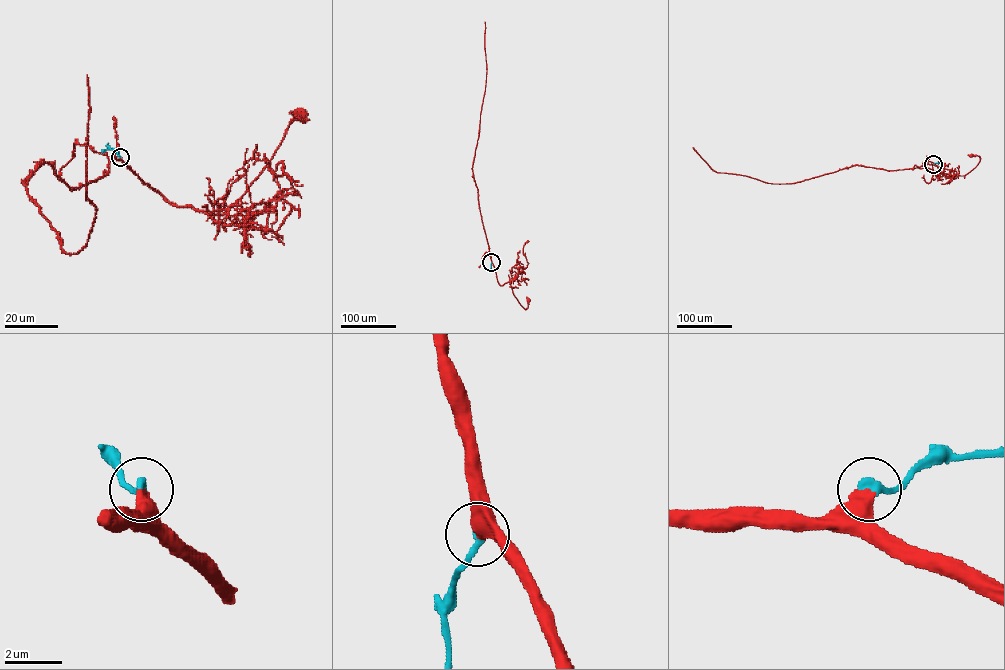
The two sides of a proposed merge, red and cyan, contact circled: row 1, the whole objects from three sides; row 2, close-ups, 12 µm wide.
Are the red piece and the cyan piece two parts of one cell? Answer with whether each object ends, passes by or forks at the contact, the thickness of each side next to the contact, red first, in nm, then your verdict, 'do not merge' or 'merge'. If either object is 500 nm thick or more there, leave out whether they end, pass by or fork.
500/320 nm | merge

